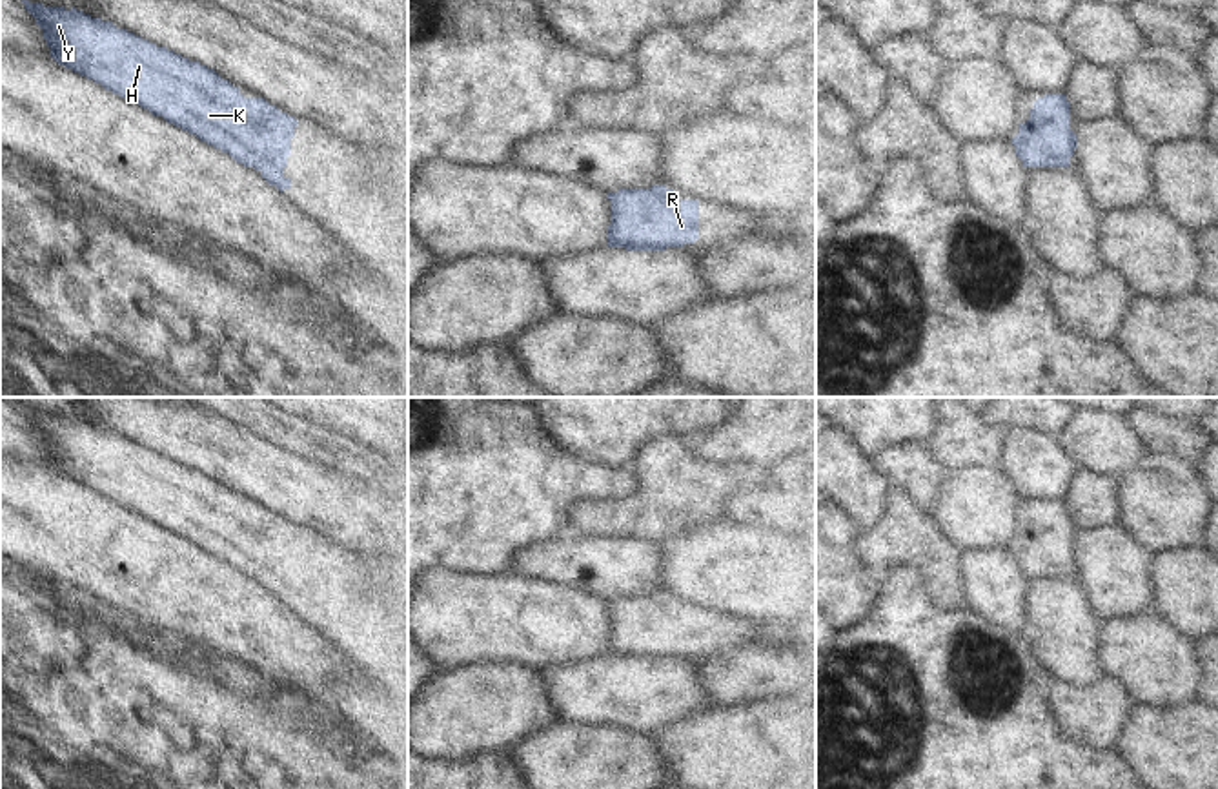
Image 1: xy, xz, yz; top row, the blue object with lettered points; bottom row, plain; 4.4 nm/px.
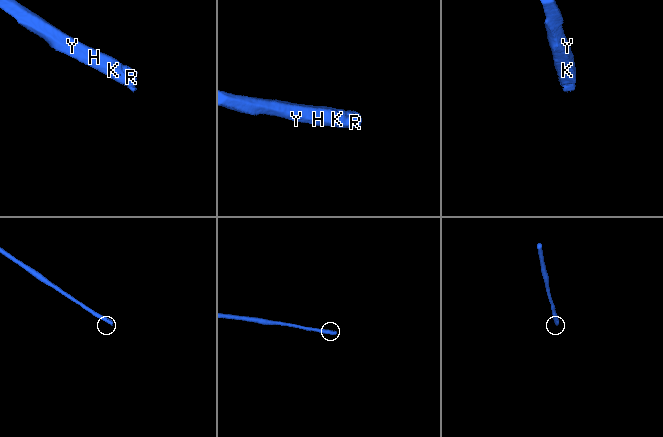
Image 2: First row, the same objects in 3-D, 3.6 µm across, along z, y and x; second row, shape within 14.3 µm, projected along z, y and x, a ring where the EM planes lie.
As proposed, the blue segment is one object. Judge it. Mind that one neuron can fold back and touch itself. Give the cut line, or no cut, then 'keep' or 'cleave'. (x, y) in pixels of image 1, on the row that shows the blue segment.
cut none; keep

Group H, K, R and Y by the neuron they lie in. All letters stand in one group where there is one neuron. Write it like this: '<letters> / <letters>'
H K R Y

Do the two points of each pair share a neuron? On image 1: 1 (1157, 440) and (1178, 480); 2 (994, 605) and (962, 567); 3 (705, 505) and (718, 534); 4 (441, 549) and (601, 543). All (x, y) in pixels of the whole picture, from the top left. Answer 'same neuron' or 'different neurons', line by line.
1: different neurons
2: same neuron
3: different neurons
4: different neurons

